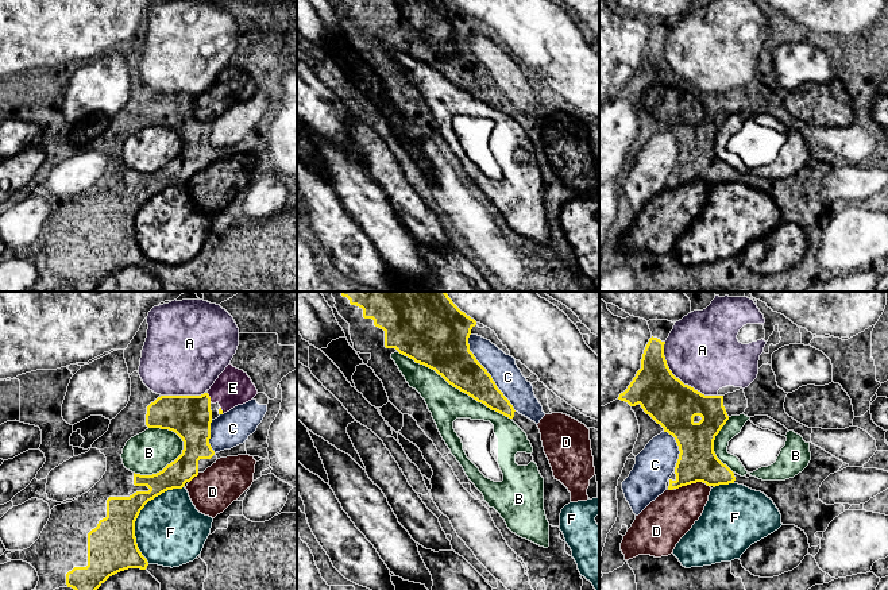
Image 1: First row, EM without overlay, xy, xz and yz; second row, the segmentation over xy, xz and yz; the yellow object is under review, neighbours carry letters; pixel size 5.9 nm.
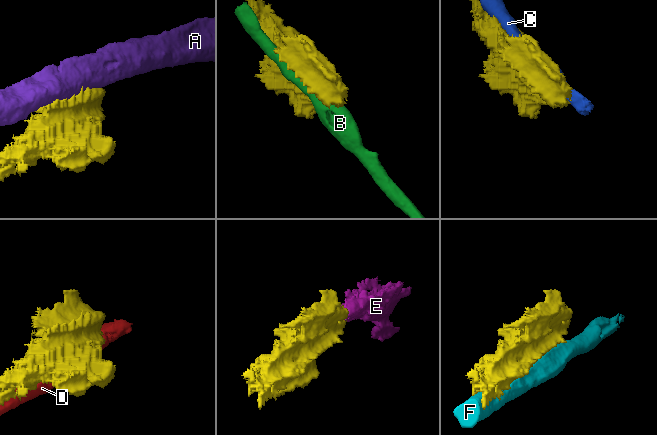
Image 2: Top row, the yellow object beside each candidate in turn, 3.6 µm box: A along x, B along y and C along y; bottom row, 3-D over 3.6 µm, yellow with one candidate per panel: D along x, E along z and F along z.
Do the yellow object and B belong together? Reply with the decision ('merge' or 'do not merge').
do not merge

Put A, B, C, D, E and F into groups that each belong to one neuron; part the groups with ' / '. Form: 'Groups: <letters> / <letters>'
Groups: A / B / C / D / E / F

